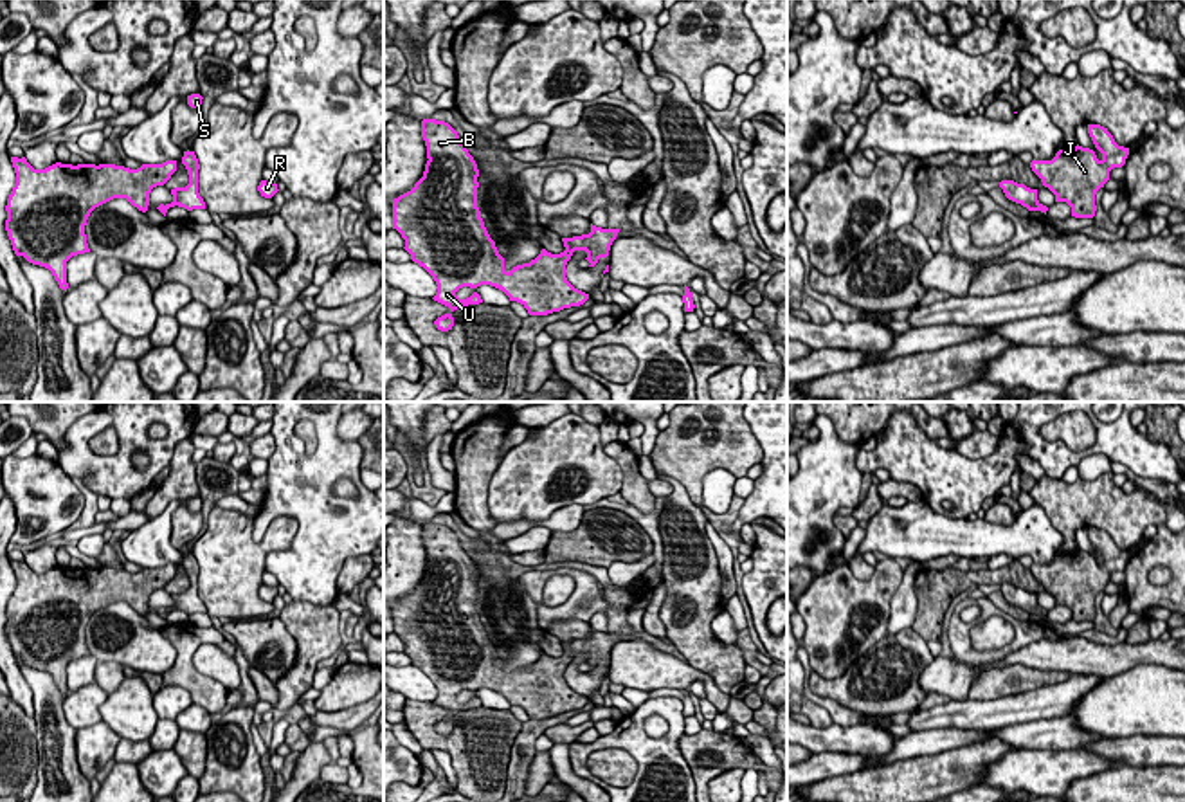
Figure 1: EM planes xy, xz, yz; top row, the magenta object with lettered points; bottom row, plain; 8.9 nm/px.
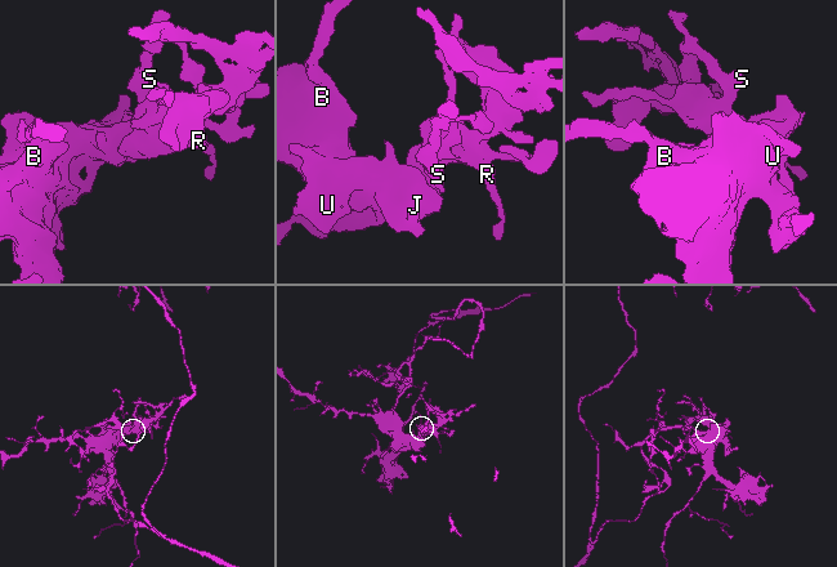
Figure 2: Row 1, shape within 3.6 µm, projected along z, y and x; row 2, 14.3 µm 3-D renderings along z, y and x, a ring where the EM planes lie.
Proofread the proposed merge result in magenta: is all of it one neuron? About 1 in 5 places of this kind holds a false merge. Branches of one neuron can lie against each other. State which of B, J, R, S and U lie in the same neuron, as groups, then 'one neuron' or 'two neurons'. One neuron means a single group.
groups B J R S U; one neuron

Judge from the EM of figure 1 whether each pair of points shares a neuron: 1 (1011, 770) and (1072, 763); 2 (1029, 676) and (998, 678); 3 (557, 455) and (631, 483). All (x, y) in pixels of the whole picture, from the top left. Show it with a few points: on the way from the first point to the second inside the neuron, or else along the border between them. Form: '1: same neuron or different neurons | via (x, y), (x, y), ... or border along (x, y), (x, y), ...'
1: same neuron | via (1025, 770), (1058, 768)
2: same neuron | via (1022, 678), (1005, 678)
3: different neurons | border along (602, 447), (620, 467), (620, 491)

